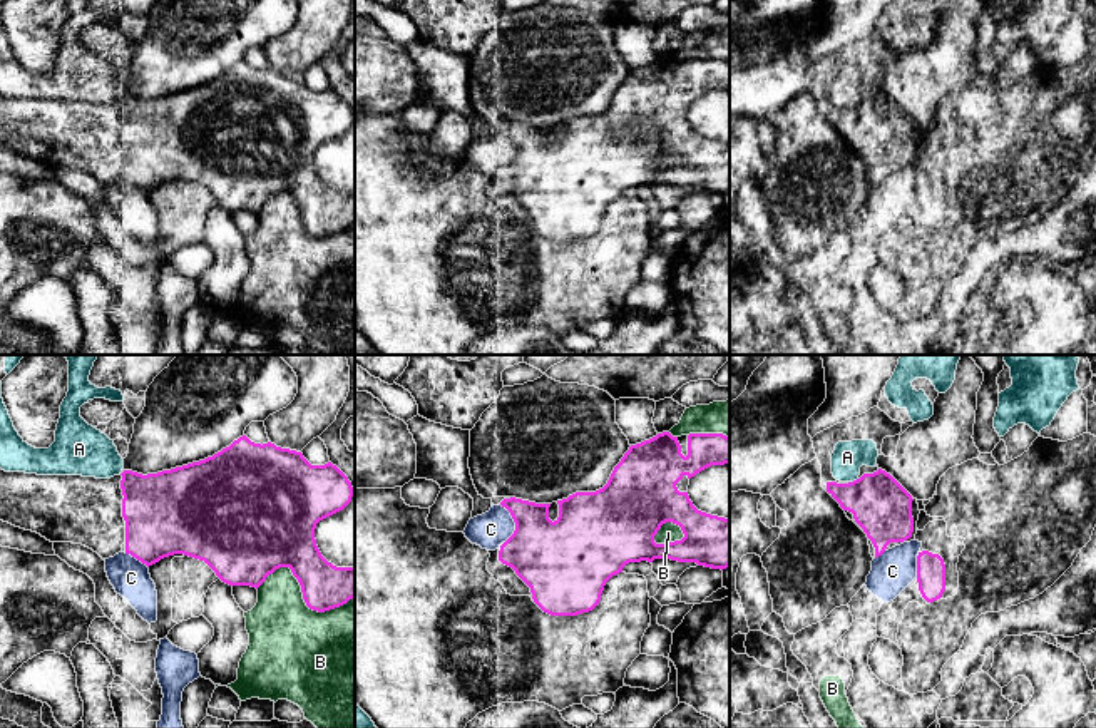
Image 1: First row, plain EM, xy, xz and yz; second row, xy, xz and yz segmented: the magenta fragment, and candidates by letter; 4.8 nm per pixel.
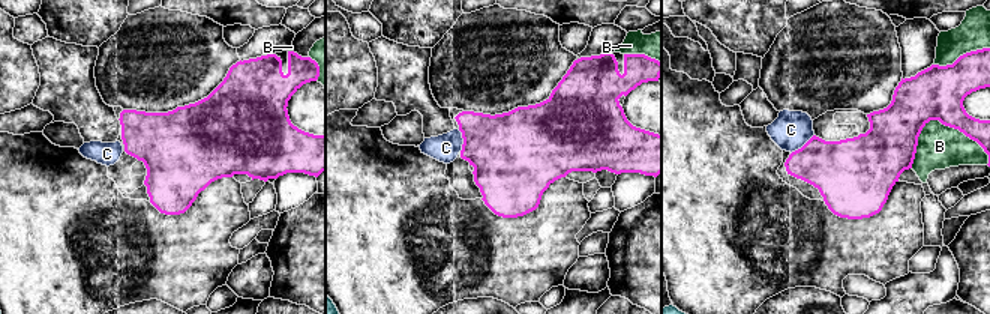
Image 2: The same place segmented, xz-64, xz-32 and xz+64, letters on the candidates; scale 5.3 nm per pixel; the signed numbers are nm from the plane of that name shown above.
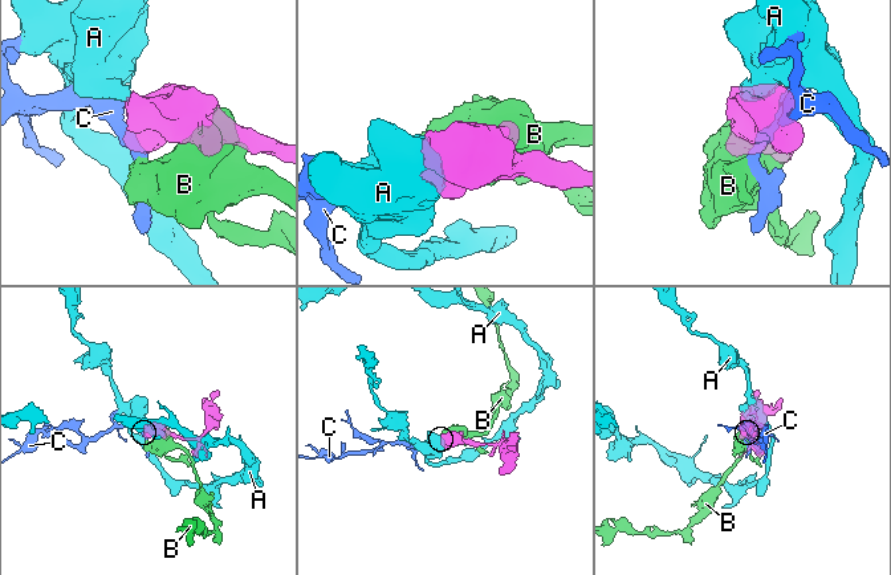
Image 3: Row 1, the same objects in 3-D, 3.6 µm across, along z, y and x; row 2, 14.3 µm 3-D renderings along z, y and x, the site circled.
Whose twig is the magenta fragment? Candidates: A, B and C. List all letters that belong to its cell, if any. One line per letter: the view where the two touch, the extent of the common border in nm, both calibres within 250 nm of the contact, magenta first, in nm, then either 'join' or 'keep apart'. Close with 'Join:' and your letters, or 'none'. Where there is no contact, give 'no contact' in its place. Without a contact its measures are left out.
A: yz | 50 nm | 280/150 nm | keep apart
B: xy | 480 nm | 220/400 nm | keep apart
C: xz | 190 nm | 360/170 nm | keep apart
Join: none

